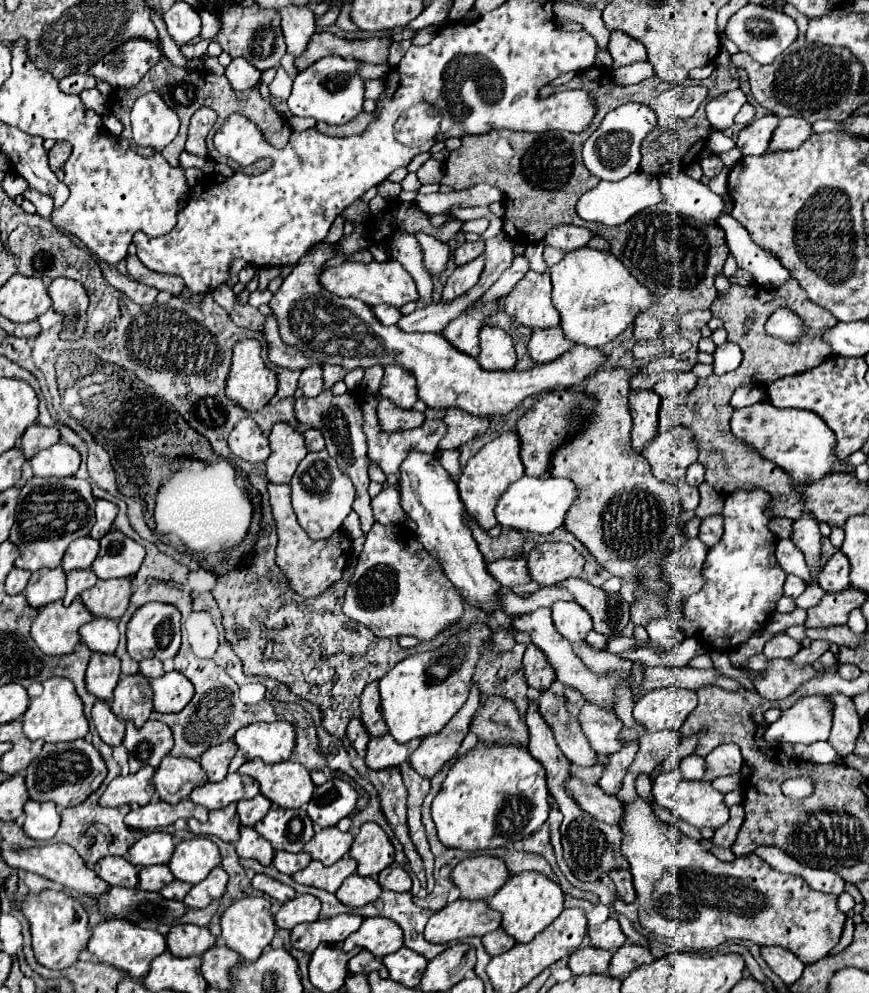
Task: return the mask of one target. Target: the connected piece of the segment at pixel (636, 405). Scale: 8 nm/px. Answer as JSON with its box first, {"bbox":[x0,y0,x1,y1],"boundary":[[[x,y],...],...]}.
{"bbox":[629,390,659,454],"boundary":[[[653,390],[629,392],[629,408],[631,408],[631,416],[633,416],[631,448],[635,452],[643,454],[647,444],[657,436],[659,396]]]}

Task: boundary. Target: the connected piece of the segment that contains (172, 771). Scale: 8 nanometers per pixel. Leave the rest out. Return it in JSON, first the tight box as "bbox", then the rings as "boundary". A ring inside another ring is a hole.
{"bbox":[153,756,207,804],"boundary":[[[165,756],[155,770],[153,786],[159,798],[167,804],[177,804],[185,800],[193,788],[207,782],[205,772],[197,760]]]}

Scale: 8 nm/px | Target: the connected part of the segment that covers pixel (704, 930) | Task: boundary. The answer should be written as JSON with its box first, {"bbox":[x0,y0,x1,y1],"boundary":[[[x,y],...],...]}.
{"bbox":[621,796,845,964],"boundary":[[[637,796],[633,802],[623,802],[625,814],[621,818],[623,842],[621,854],[629,862],[633,886],[639,906],[639,922],[653,934],[681,940],[687,948],[709,950],[727,940],[749,940],[759,946],[781,946],[793,952],[803,964],[813,964],[825,958],[839,942],[845,914],[837,910],[837,896],[811,890],[803,878],[781,874],[773,870],[757,854],[735,858],[735,862],[721,862],[711,852],[667,822],[657,822],[653,806]]]}

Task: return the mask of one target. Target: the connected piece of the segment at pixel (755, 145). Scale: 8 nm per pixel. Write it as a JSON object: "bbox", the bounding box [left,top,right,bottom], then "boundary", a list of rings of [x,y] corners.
{"bbox":[737,114,779,156],"boundary":[[[767,114],[759,120],[753,120],[749,126],[745,126],[737,138],[737,148],[741,150],[741,154],[743,156],[765,154],[777,124],[779,124],[779,118],[775,114]]]}

